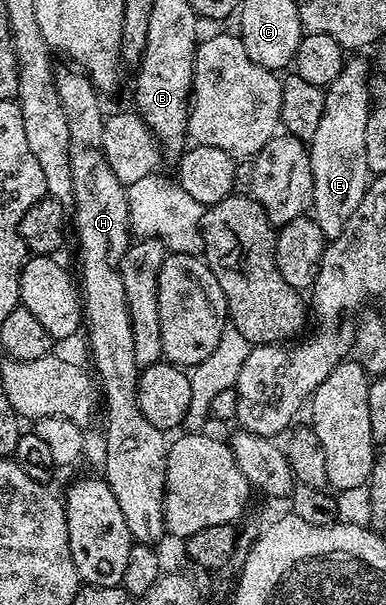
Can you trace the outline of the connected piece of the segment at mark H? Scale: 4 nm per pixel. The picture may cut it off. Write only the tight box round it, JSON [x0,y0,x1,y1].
[54,68,168,544]

